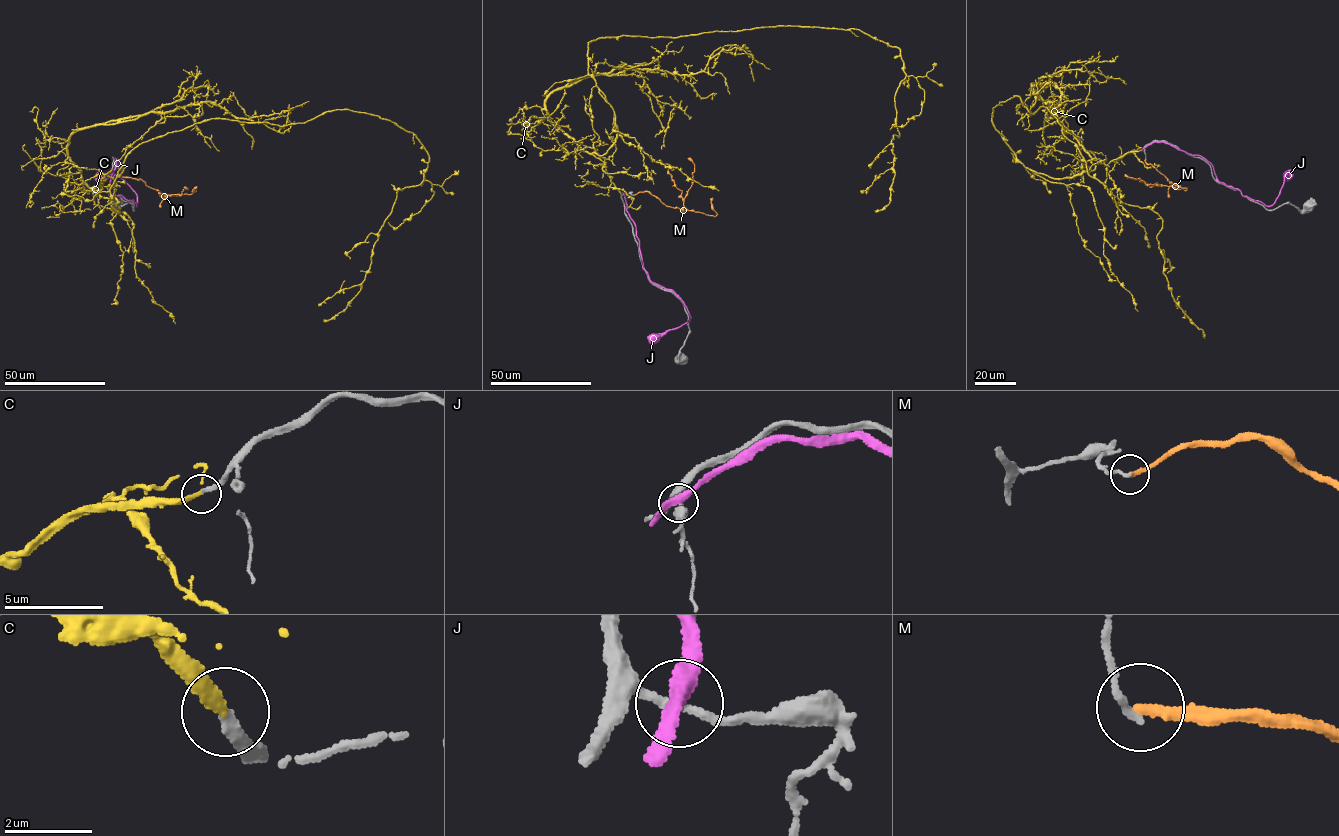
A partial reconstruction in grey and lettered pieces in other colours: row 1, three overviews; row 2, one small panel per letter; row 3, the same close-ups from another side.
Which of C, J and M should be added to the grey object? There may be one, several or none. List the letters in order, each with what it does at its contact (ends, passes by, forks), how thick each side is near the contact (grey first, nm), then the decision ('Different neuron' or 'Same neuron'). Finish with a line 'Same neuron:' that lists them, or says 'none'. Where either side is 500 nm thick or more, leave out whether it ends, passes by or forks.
C: It ends there. Thickness 280 nm (grey) against 240 nm. Same neuron
J: It passes by. Thickness 190 nm (grey) against 360 nm. Different neuron
M: It ends there. Thickness 180 nm (grey) against 240 nm. Different neuron
Same neuron: C

